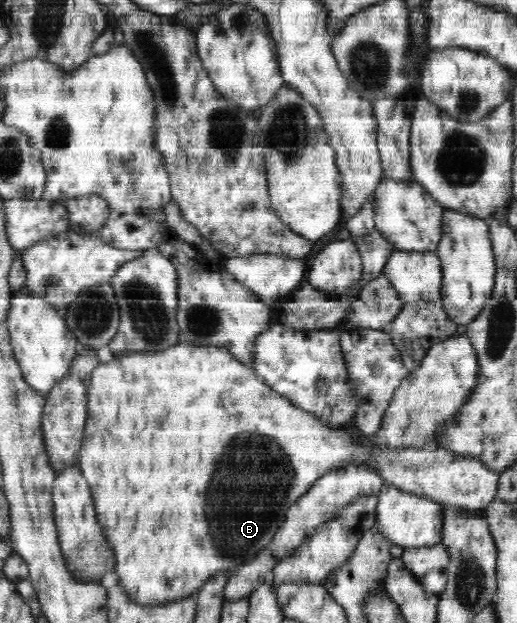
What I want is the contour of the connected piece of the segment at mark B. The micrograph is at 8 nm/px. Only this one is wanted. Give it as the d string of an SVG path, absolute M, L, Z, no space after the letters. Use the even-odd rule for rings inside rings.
M179 342L173 346L169 346L171 350L163 350L163 354L147 354L143 353L126 353L119 354L118 356L113 356L113 359L106 364L101 364L98 368L95 368L92 376L89 388L87 388L87 420L84 430L83 442L80 446L79 451L79 462L78 466L82 468L82 474L87 480L89 487L91 488L91 495L93 498L93 503L95 503L97 523L99 527L103 529L103 535L105 535L104 540L107 541L108 548L110 548L111 553L114 555L114 572L118 576L118 586L122 588L125 595L133 601L133 603L139 602L139 605L149 605L149 606L164 606L166 603L171 603L174 601L181 601L182 599L187 599L196 594L199 594L199 590L210 581L211 578L215 577L215 574L227 573L227 570L241 566L242 564L252 561L259 553L265 549L268 544L273 540L275 534L279 531L279 528L283 525L287 511L291 508L291 505L295 505L295 502L299 501L317 482L323 478L323 476L331 471L335 472L337 470L343 470L347 466L355 467L371 467L371 470L377 471L381 475L383 482L388 485L395 486L401 491L406 491L407 493L412 493L418 495L419 497L429 498L442 506L456 506L456 508L473 510L486 509L487 506L496 498L498 492L498 482L500 481L500 474L497 472L492 472L485 463L480 462L477 458L470 458L469 456L457 455L457 453L445 448L435 445L424 447L395 447L394 449L375 449L375 446L371 445L370 442L366 442L366 436L363 434L351 433L346 427L331 427L329 424L324 423L321 419L315 417L315 414L311 411L306 411L298 406L295 406L288 397L277 393L277 391L271 389L266 382L263 382L251 369L251 366L239 362L236 358L233 358L227 350L214 348L211 346L211 350L199 350L195 346ZM211 536L213 536L213 544L217 548L215 554L211 554Z

